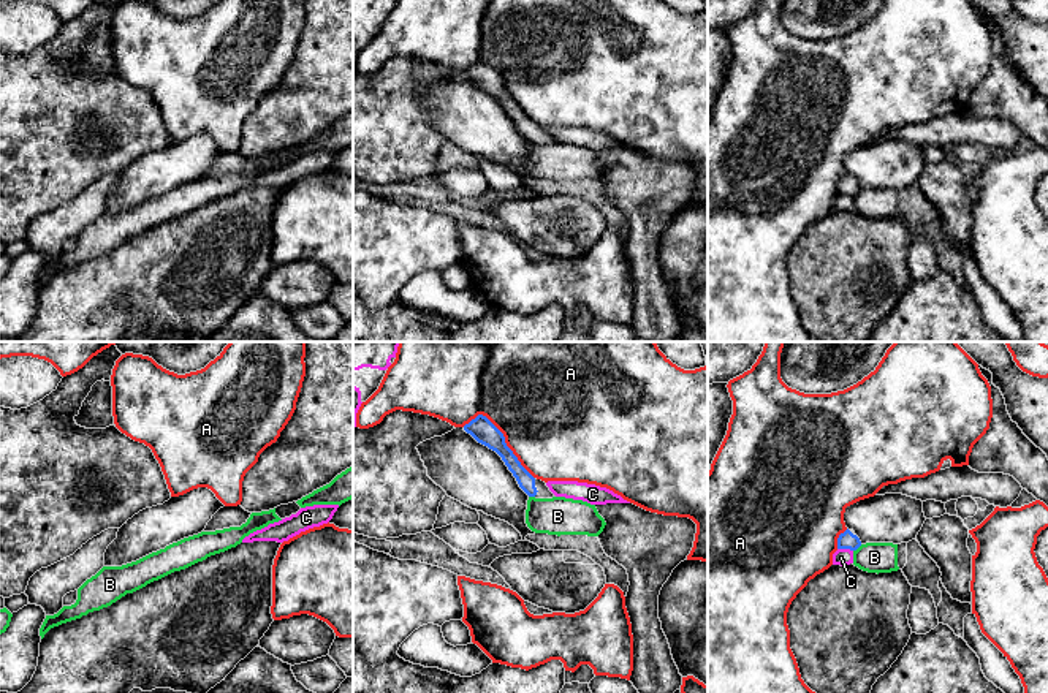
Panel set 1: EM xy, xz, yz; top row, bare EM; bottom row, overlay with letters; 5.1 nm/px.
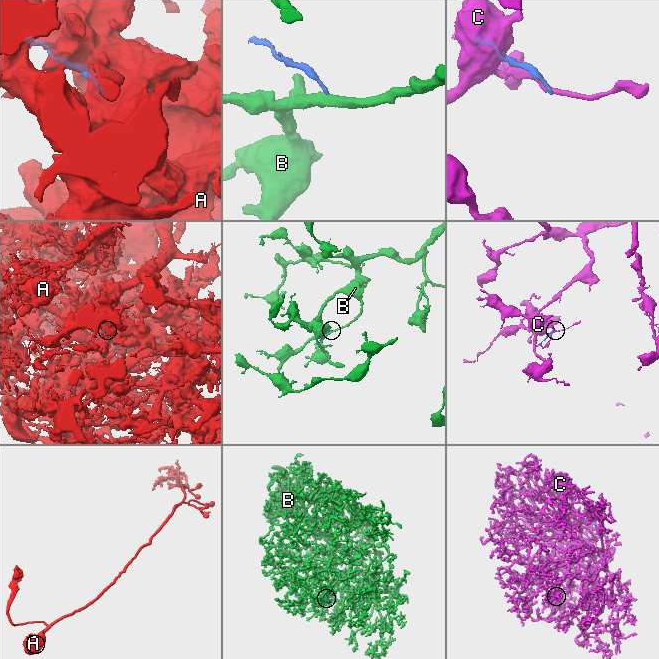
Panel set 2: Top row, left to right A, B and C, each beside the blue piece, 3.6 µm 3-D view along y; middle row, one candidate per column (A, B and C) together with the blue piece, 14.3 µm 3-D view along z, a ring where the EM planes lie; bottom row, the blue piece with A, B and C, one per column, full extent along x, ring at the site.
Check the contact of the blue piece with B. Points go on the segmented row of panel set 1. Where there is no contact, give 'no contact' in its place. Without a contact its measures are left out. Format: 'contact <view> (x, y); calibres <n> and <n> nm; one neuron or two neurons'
contact yz (857, 548); calibres 90 and 160 nm; two neurons

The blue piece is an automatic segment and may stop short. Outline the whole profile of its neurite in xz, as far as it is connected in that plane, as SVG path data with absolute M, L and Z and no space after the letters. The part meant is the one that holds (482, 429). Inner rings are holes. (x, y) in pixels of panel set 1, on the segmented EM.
M478 415L469 424L464 426L464 430L470 434L478 443L496 451L508 470L516 478L519 487L535 498L552 498L556 497L545 481L533 478L518 460L513 451L507 446L503 434L483 415Z

